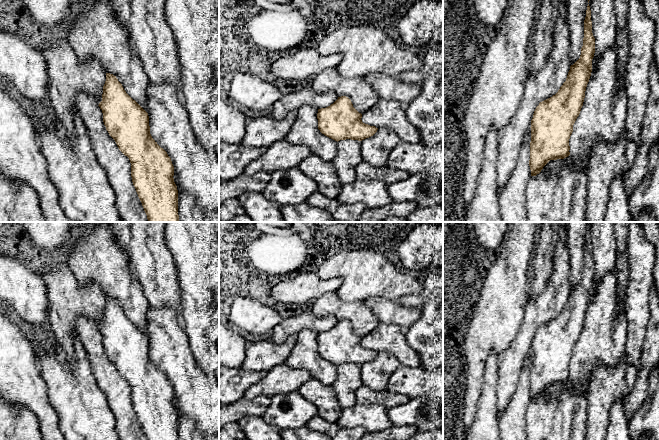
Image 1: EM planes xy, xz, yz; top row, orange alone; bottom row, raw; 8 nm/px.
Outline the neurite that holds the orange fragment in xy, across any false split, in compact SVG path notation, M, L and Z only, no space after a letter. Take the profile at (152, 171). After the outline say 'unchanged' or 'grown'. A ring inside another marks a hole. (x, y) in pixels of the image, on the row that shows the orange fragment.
M106 73L102 101L98 106L102 110L106 130L115 140L119 150L130 160L132 182L147 215L148 222L180 222L178 190L173 178L174 166L167 152L157 144L150 134L148 113L126 93L116 76L110 73Z; unchanged

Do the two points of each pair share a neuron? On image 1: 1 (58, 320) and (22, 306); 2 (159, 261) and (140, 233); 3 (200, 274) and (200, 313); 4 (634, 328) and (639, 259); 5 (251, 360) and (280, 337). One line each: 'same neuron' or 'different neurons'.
1: different neurons
2: same neuron
3: same neuron
4: same neuron
5: different neurons

